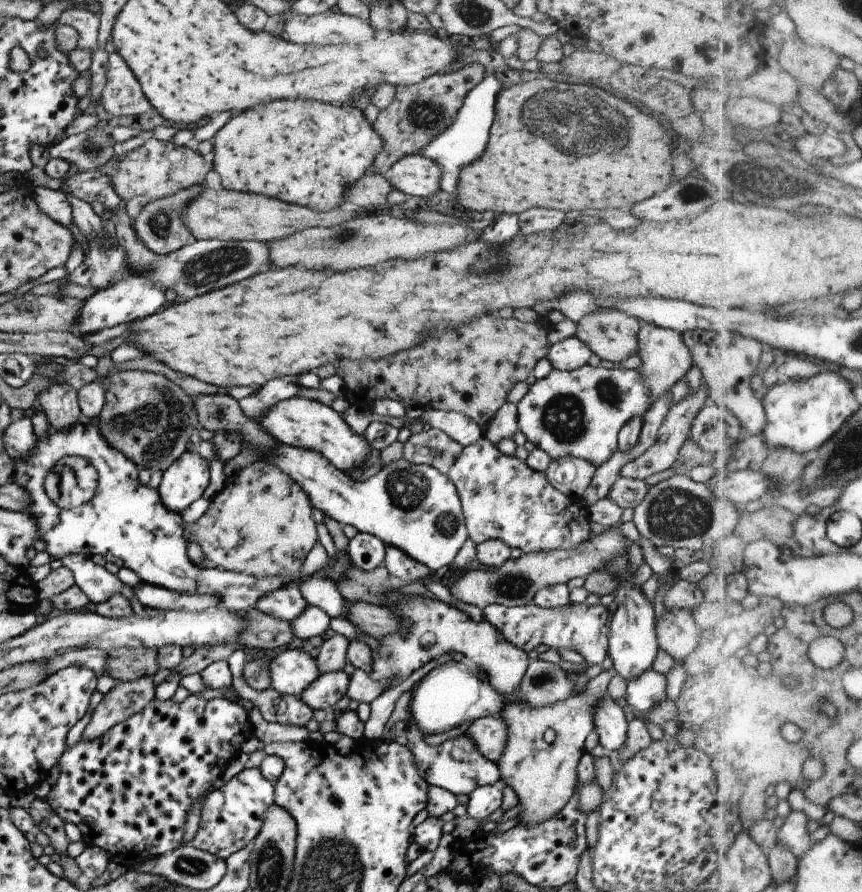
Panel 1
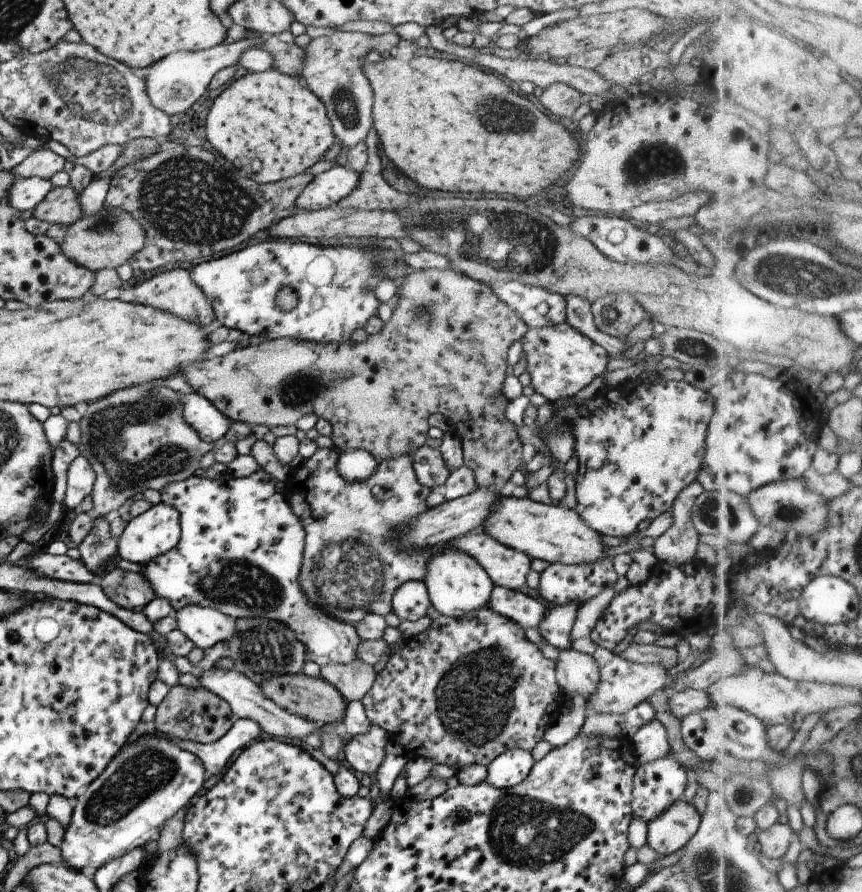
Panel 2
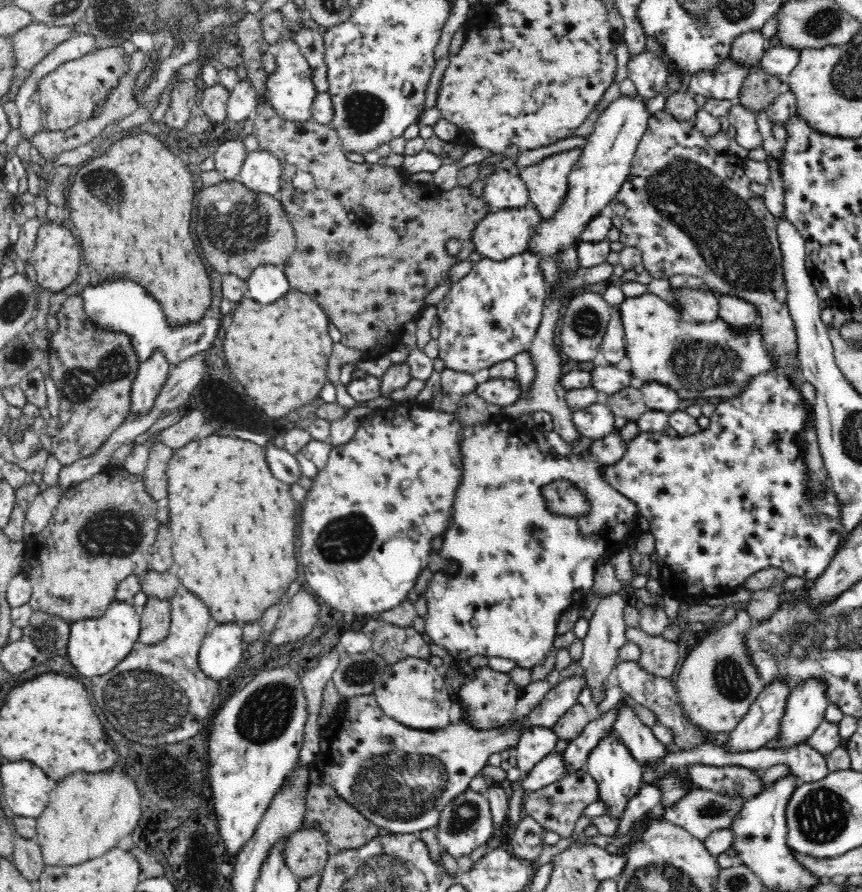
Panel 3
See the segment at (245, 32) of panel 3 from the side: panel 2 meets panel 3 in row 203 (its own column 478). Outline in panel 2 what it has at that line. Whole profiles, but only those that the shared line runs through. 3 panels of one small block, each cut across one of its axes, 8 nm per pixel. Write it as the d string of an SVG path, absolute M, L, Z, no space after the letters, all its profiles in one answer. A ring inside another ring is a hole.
M425 269L407 272L398 282L398 291L396 292L396 301L391 304L391 317L389 321L383 322L381 330L377 334L369 334L366 341L363 342L341 342L341 344L315 344L309 340L293 340L293 338L260 339L259 346L255 346L253 360L245 364L243 348L236 348L219 357L210 360L200 360L196 363L186 364L178 373L183 374L185 382L189 388L193 387L195 393L201 394L223 414L229 421L241 421L247 425L253 426L291 426L305 414L313 414L319 419L325 419L331 424L331 436L333 448L343 452L345 450L361 449L368 452L376 463L383 460L391 460L395 456L405 456L405 454L414 453L417 448L425 444L426 432L428 429L428 416L433 413L439 413L449 422L453 422L459 428L458 435L461 441L463 464L473 472L474 484L477 488L490 488L497 492L515 470L521 466L521 443L517 437L517 432L513 424L505 419L505 406L510 400L505 398L502 392L502 383L505 376L509 374L507 365L507 350L515 340L521 340L527 331L526 324L521 318L510 309L485 283L471 280L453 269Z

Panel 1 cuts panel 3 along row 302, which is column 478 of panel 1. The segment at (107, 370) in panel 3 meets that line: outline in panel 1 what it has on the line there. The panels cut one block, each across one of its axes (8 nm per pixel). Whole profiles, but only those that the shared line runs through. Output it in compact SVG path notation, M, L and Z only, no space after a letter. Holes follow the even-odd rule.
M476 62L457 66L455 70L433 73L414 85L394 87L395 96L387 108L380 110L372 123L373 130L383 141L382 151L373 159L370 170L384 175L399 159L419 155L421 149L442 133L456 117L464 96L484 76L483 67Z

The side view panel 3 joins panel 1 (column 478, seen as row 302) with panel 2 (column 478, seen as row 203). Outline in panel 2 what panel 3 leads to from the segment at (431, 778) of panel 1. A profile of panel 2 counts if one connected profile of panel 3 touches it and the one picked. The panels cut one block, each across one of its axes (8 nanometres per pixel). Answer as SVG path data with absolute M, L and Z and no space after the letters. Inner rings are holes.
M487 607L477 608L461 618L437 615L431 620L427 631L411 636L389 655L387 662L378 668L371 688L360 701L369 722L387 732L387 738L391 742L401 744L405 750L411 750L415 757L427 758L433 764L446 765L457 771L463 766L472 764L487 766L491 760L506 750L520 748L529 751L532 746L542 740L545 729L557 721L563 706L562 691L555 678L555 663L544 658L535 644L525 639L523 629L519 624L491 612Z

